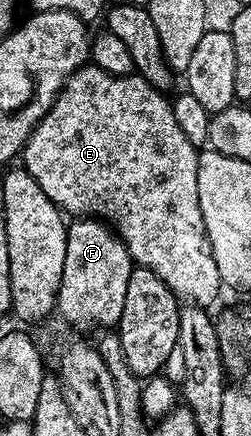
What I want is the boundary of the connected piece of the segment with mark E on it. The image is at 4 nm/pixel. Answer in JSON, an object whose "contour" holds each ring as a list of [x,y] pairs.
{"contour":[[[94,65],[81,66],[63,82],[63,88],[59,90],[59,95],[49,109],[49,113],[45,113],[45,117],[27,138],[27,144],[24,145],[21,152],[21,163],[37,181],[37,185],[41,185],[41,189],[45,189],[45,197],[53,200],[60,211],[71,217],[94,217],[103,220],[119,236],[119,240],[131,254],[132,264],[157,273],[157,277],[161,277],[161,281],[165,281],[165,285],[180,300],[207,309],[210,308],[210,303],[218,297],[219,291],[221,292],[221,284],[217,273],[217,261],[213,261],[213,249],[209,245],[205,221],[201,217],[201,201],[197,193],[199,151],[189,141],[189,137],[185,137],[185,133],[181,133],[181,128],[177,125],[177,117],[173,117],[172,100],[167,98],[168,96],[164,92],[151,87],[149,81],[145,81],[137,73],[110,75],[105,73],[105,69],[97,69]]]}

